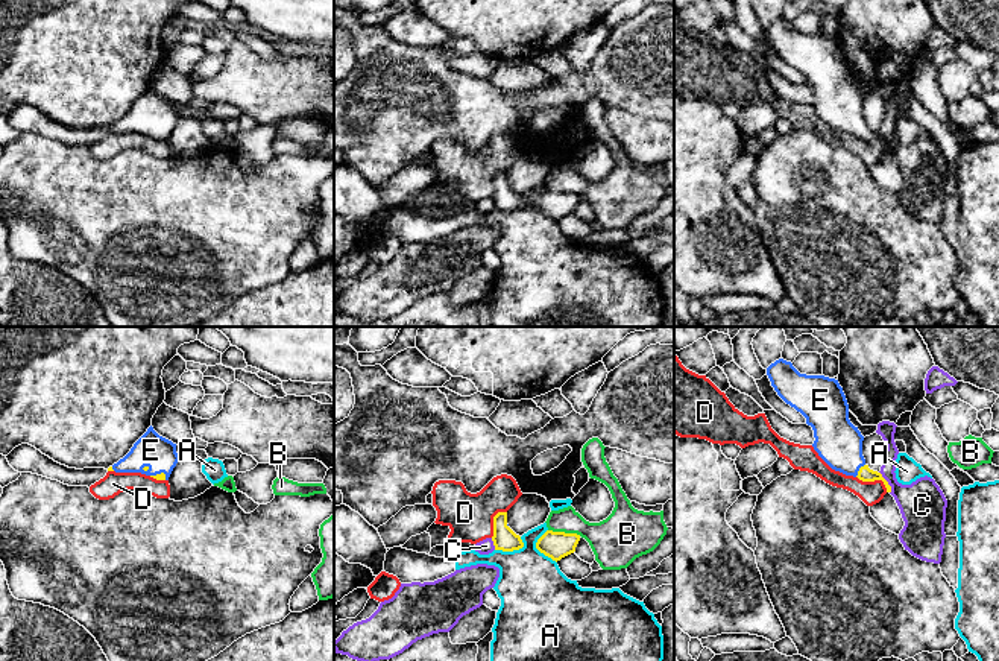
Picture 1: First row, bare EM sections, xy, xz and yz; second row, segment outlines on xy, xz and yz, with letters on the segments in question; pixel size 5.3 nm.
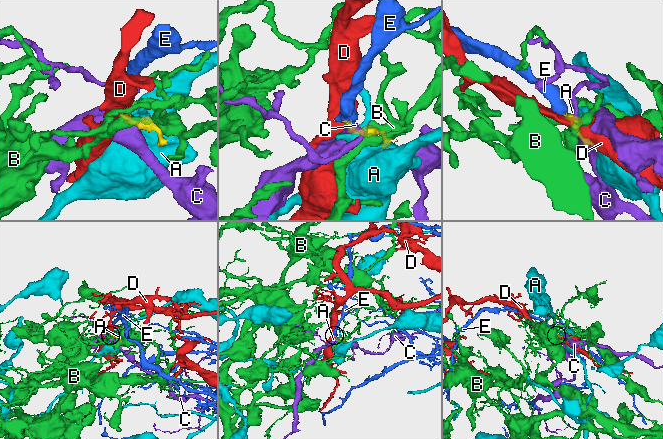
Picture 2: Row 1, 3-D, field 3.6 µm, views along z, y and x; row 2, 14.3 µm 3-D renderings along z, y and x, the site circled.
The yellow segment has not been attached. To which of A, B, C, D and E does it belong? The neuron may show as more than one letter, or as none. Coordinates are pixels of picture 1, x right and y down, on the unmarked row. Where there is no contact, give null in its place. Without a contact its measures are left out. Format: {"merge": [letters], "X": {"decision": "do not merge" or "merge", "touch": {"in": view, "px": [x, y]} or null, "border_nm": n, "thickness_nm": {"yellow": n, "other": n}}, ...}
{"merge": ["E"], "A": {"decision": "do not merge", "touch": {"in": "xz", "px": [538, 208]}, "border_nm": 190, "thickness_nm": {"yellow": 140, "other": 380}}, "B": {"decision": "do not merge", "touch": {"in": "xz", "px": [564, 192]}, "border_nm": 180, "thickness_nm": {"yellow": 140, "other": 220}}, "C": {"decision": "do not merge", "touch": {"in": "yz", "px": [887, 142]}, "border_nm": 130, "thickness_nm": {"yellow": 80, "other": 240}}, "D": {"decision": "do not merge", "touch": {"in": "yz", "px": [875, 139]}, "border_nm": 190, "thickness_nm": {"yellow": 80, "other": 120}}, "E": {"decision": "merge", "touch": {"in": "yz", "px": [860, 129]}, "border_nm": 90, "thickness_nm": {"yellow": 80, "other": 240}}}

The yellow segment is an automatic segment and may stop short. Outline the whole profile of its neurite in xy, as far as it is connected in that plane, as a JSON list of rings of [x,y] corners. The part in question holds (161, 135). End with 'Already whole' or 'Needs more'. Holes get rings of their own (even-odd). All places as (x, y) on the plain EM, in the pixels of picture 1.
[[[150,85],[131,111],[108,131],[141,132],[156,140],[169,140],[178,120],[176,103],[159,96]]]. Needs more

